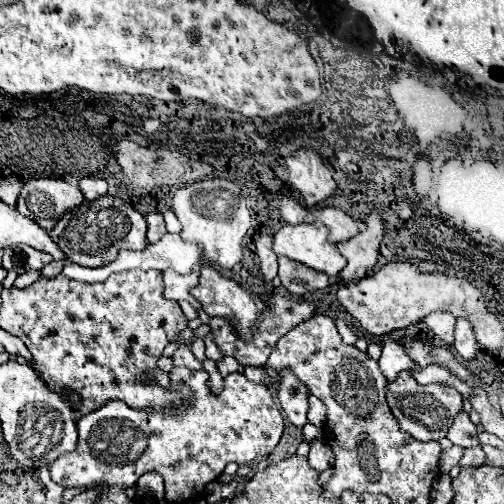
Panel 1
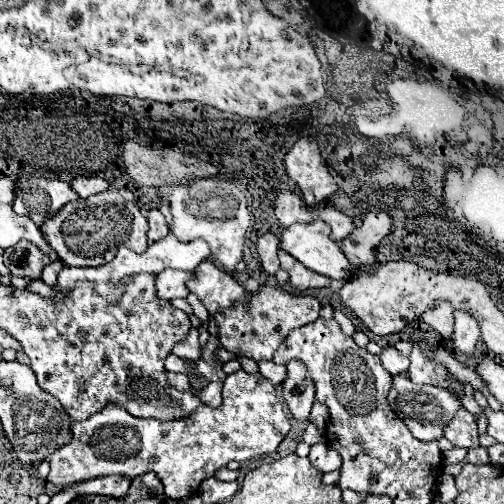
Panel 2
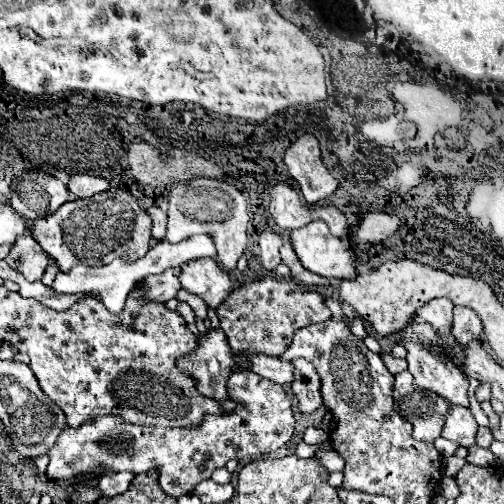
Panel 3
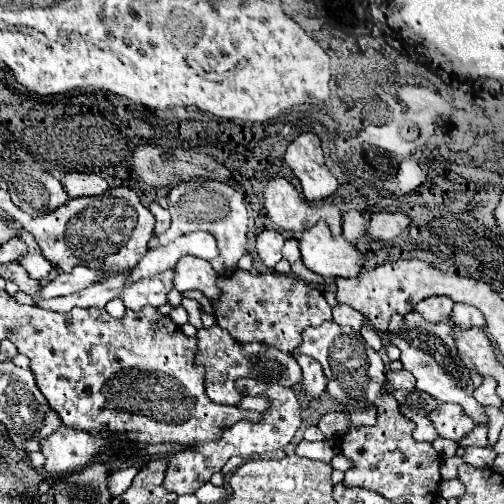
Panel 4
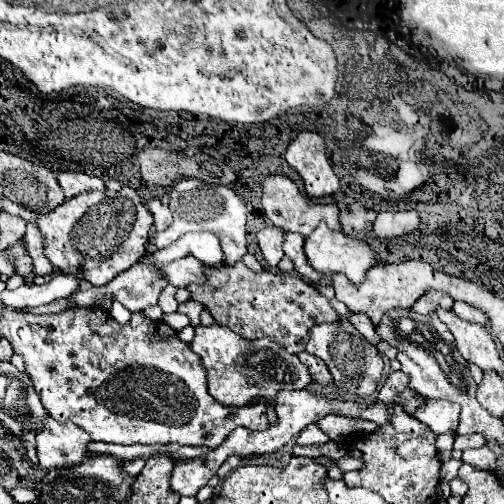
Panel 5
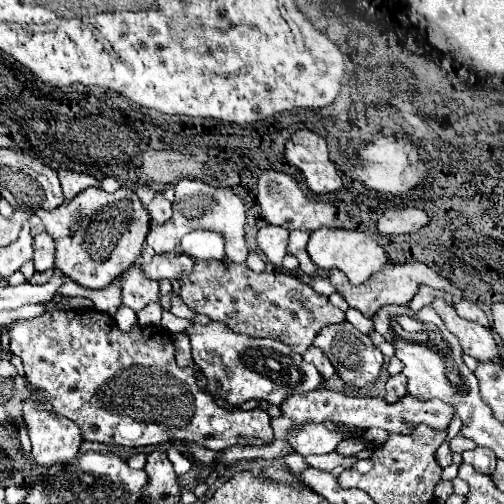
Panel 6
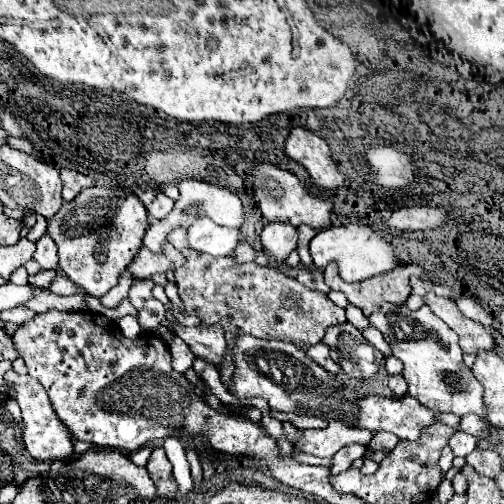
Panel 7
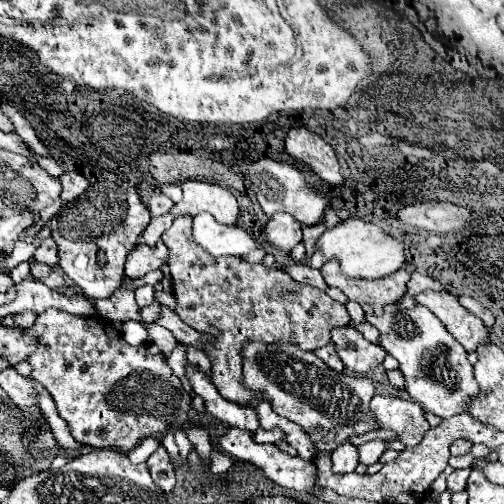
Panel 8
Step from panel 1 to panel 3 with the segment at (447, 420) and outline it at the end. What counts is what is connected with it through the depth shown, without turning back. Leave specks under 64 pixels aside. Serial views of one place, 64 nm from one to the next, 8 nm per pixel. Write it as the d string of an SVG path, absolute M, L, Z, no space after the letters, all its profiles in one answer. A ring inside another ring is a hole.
M408 370L396 374L394 378L396 382L392 398L396 412L414 426L416 440L434 442L442 432L444 412L448 412L452 404L448 404L448 400L442 400L442 396L416 388Z

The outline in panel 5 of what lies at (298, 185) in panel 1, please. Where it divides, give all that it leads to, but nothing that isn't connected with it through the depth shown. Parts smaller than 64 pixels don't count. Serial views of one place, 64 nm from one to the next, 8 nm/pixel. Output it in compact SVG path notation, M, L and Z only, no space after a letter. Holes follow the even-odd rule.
M300 132L286 148L286 162L302 176L310 198L324 198L340 188L326 158L324 140L316 132Z

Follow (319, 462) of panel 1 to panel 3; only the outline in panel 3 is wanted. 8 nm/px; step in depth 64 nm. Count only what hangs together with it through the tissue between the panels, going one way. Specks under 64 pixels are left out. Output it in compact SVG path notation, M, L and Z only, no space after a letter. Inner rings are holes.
M322 448L314 454L314 458L322 464L322 468L326 468L328 472L336 472L344 468L344 460L340 458L340 454L336 454L336 450L332 448Z

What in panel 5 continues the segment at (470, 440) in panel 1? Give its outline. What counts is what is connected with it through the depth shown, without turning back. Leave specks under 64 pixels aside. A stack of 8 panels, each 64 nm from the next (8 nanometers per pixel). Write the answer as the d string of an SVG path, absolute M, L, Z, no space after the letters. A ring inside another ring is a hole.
M428 400L428 404L414 414L414 418L424 422L434 434L448 434L458 430L458 414L460 406L454 402Z

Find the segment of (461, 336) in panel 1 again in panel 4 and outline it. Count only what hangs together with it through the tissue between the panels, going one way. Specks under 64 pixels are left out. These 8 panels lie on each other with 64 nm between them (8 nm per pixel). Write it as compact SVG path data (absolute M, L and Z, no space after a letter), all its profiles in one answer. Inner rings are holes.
M454 304L454 312L452 312L452 322L460 328L460 330L468 330L472 326L484 328L484 316L480 310L476 310L474 306L468 304Z

